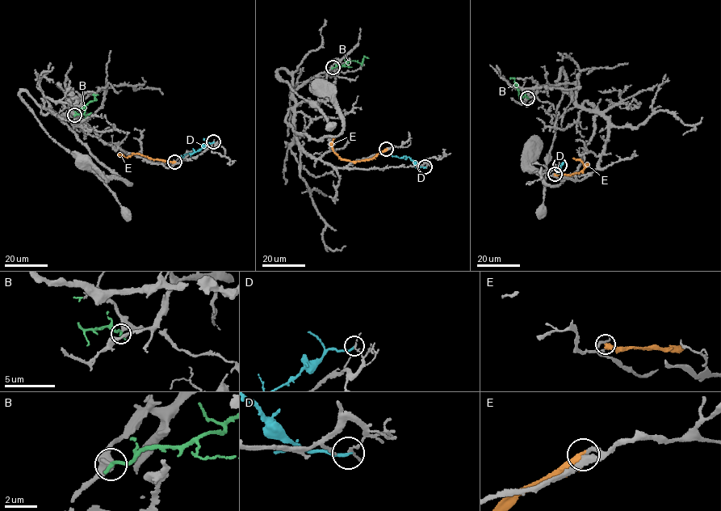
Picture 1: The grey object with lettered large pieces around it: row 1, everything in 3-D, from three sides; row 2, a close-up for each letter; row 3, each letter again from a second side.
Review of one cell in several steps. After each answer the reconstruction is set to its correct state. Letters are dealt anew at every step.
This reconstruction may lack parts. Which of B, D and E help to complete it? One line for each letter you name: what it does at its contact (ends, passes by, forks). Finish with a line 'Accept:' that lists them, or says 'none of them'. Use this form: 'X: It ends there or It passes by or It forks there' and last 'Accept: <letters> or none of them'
Accept: none of them

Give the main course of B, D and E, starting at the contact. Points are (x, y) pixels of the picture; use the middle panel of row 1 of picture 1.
B: (333, 68), (351, 61), (362, 63), (364, 57), (368, 58)
D: (425, 166), (419, 166), (408, 157), (392, 156)
E: (386, 149), (364, 160), (341, 159), (333, 151), (332, 145), (334, 138)

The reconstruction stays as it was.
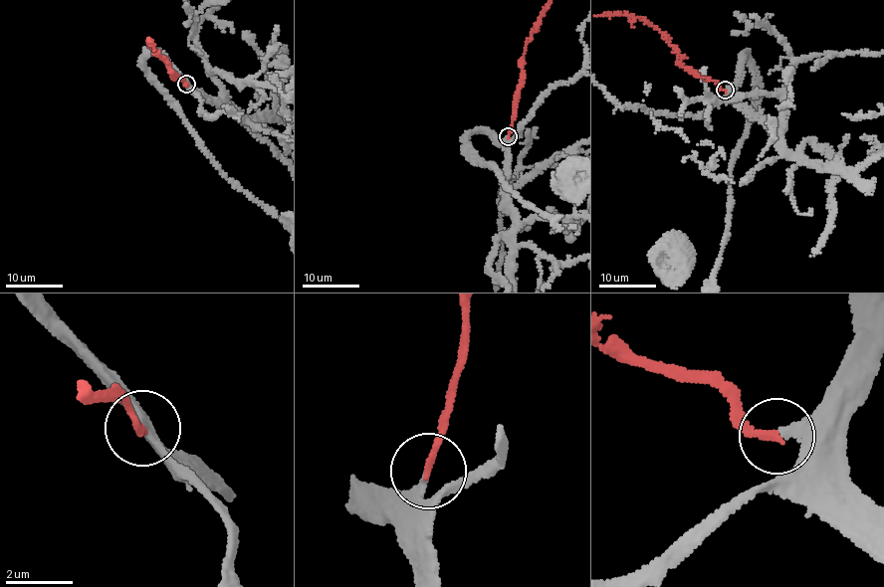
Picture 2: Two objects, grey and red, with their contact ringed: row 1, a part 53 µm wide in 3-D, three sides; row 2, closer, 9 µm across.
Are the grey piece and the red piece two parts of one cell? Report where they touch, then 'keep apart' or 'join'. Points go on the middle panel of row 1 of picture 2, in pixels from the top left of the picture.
place (508, 136); join

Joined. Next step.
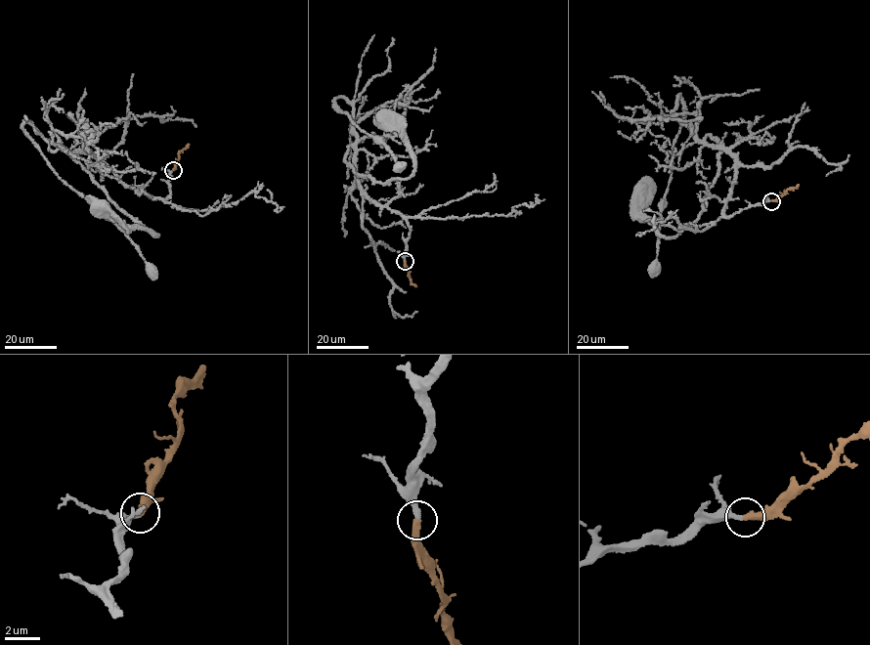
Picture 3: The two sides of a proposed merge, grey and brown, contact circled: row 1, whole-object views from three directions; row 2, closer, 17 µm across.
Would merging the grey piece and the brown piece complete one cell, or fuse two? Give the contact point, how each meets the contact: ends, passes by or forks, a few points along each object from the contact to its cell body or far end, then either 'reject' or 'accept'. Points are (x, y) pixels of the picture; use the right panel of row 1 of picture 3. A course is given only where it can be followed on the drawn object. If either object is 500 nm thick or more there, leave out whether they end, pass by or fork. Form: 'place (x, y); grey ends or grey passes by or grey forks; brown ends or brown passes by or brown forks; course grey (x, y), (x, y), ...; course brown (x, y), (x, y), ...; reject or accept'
place (771, 201); grey ends; brown ends; course grey (771, 201), (724, 215), (737, 168), (708, 135), (718, 168), (698, 218), (659, 236), (643, 191); course brown (771, 201), (799, 184); accept

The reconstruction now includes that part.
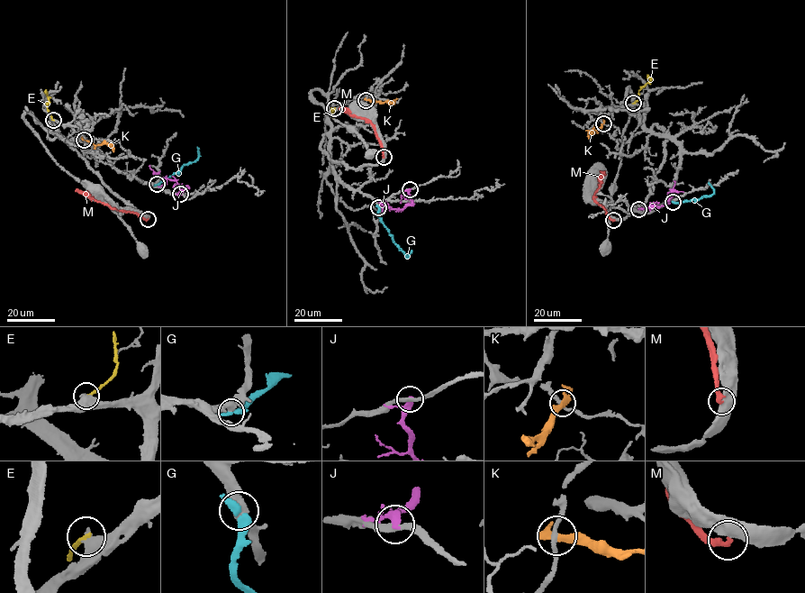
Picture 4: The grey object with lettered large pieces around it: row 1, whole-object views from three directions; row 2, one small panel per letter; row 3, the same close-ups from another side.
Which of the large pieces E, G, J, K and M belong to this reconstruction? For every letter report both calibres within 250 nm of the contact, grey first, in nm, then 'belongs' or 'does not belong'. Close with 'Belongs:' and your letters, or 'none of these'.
E: calibres 600 and 200 nm; does not belong
G: calibres 440 and 440 nm; does not belong
J: calibres 260 and 240 nm; does not belong
K: calibres 220 and 320 nm; does not belong
M: calibres 440 and 320 nm; does not belong
Belongs: none of these

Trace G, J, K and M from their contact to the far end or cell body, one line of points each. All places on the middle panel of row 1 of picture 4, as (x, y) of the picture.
G: (378, 207), (377, 215), (394, 243), (406, 257), (411, 250)
J: (410, 189), (411, 202), (402, 208), (389, 207), (385, 202), (380, 202)
K: (366, 99), (393, 103), (393, 100)
M: (384, 156), (370, 121), (350, 115), (339, 104)

